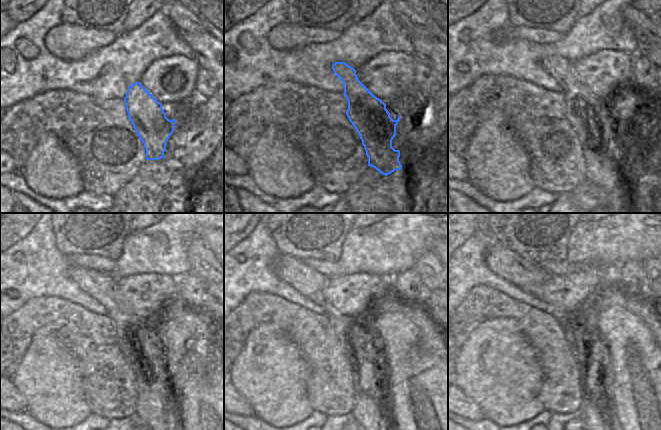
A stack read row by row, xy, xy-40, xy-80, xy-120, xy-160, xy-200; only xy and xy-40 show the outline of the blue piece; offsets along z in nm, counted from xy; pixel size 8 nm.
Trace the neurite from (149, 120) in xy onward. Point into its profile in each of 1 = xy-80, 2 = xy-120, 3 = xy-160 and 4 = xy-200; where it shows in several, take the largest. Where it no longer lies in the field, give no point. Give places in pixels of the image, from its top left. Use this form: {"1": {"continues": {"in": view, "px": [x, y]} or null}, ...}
{"1": {"continues": {"in": "xy-80", "px": [603, 159]}}, "2": {"continues": {"in": "xy-120", "px": [156, 410]}}, "3": {"continues": {"in": "xy-160", "px": [310, 283]}}, "4": {"continues": {"in": "xy-200", "px": [525, 275]}}}

